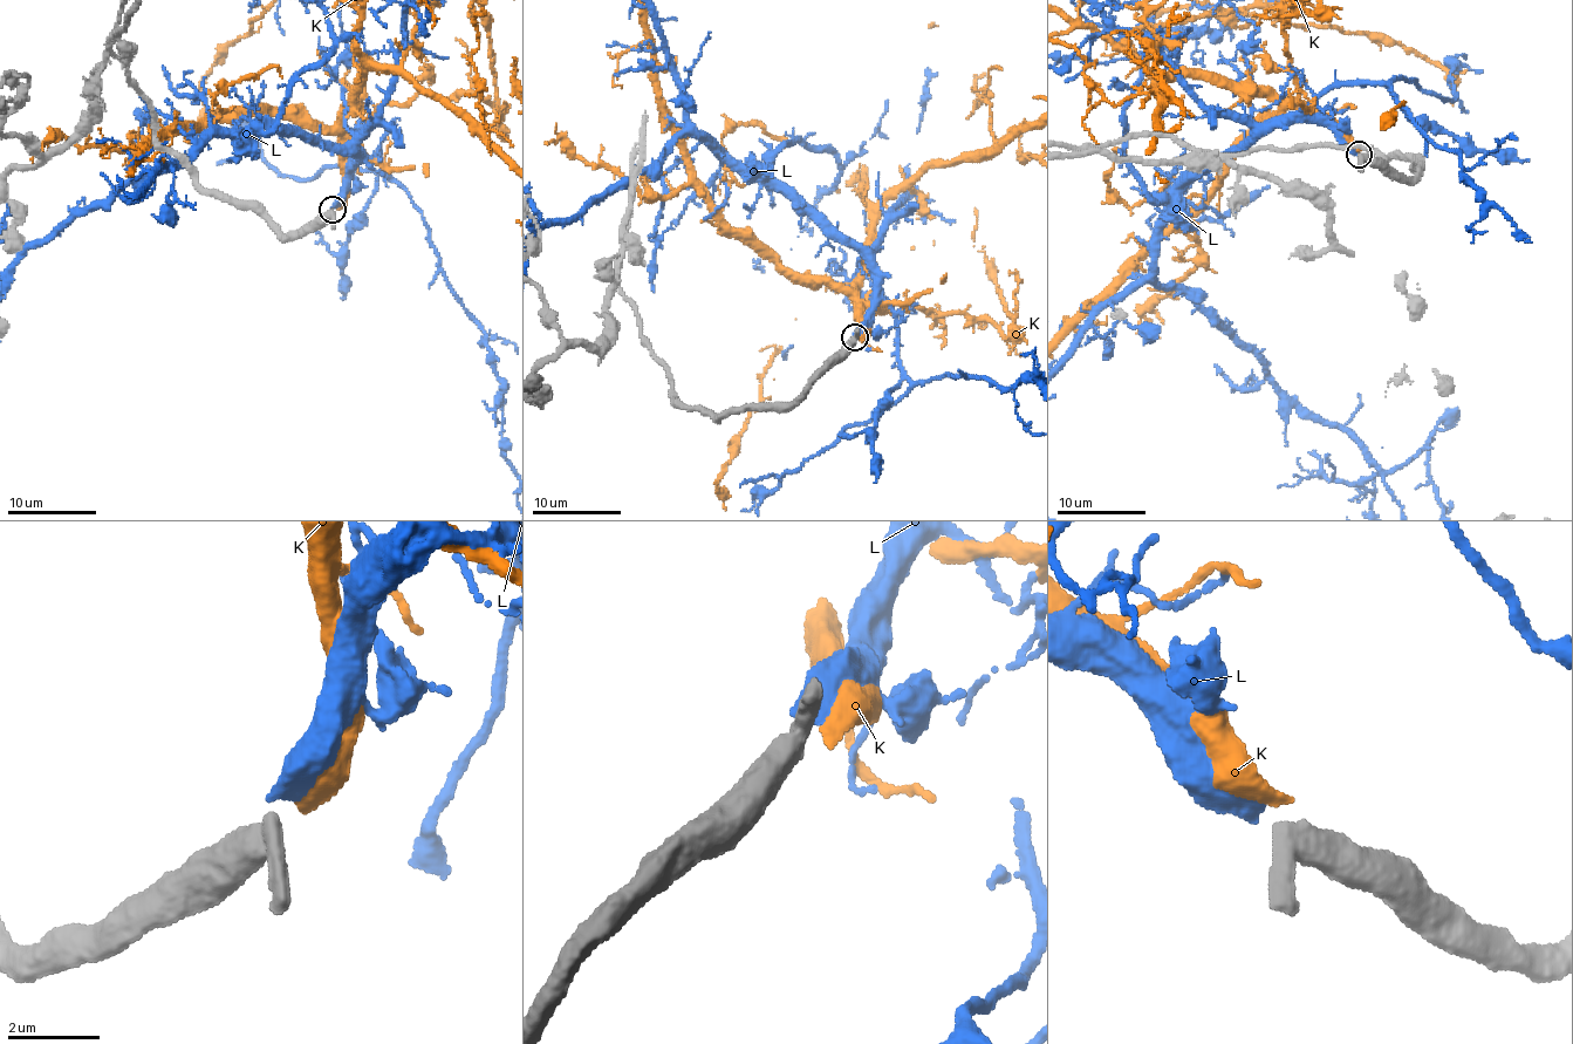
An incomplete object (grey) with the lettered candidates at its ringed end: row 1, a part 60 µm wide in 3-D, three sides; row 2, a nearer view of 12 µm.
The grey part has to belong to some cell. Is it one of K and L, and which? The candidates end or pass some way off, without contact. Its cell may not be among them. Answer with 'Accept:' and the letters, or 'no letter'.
Accept: L

